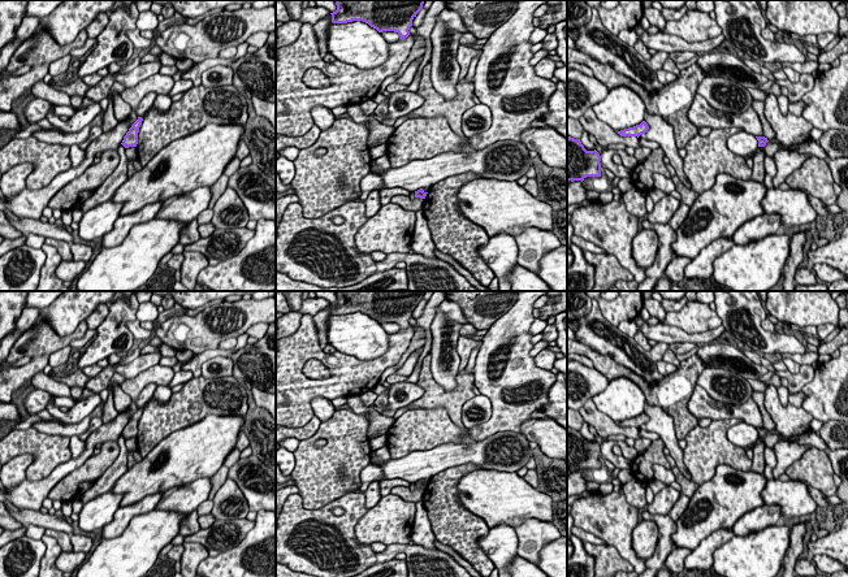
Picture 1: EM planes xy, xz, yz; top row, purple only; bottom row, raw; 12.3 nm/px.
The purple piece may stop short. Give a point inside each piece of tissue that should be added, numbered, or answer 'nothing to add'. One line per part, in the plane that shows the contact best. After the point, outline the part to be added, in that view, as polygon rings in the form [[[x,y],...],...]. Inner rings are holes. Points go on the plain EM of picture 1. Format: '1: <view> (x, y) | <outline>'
nothing to add

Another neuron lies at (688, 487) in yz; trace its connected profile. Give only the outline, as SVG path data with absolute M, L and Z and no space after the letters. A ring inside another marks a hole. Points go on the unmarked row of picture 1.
M674 467L672 473L675 476L675 481L680 485L682 487L682 494L687 495L688 498L691 498L695 491L697 490L697 483L695 483L692 480L685 478L682 472L678 469L678 467Z

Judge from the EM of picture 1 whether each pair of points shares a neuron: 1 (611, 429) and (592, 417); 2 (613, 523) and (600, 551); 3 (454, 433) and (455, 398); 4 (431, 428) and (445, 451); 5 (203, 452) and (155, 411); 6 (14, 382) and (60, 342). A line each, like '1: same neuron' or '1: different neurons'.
1: same neuron
2: different neurons
3: different neurons
4: different neurons
5: different neurons
6: same neuron

